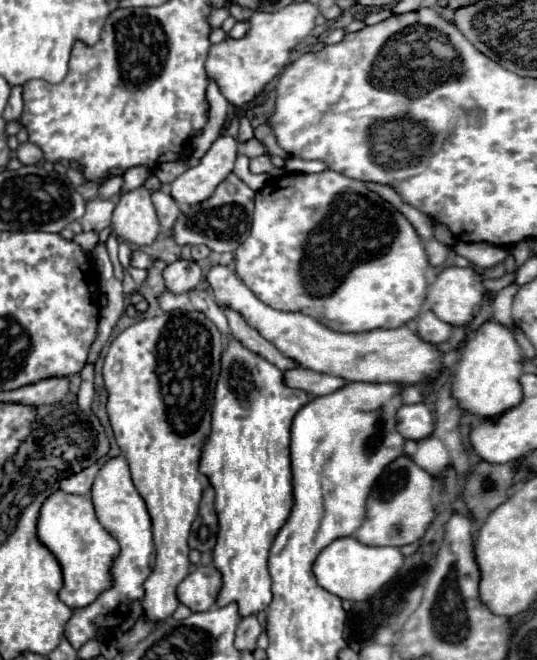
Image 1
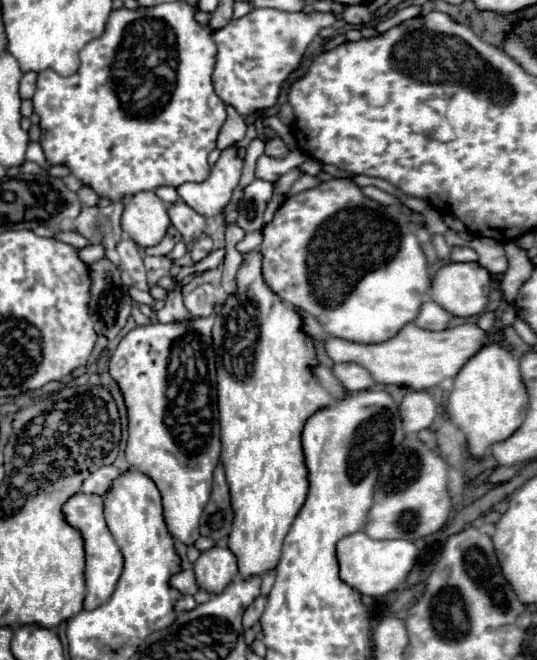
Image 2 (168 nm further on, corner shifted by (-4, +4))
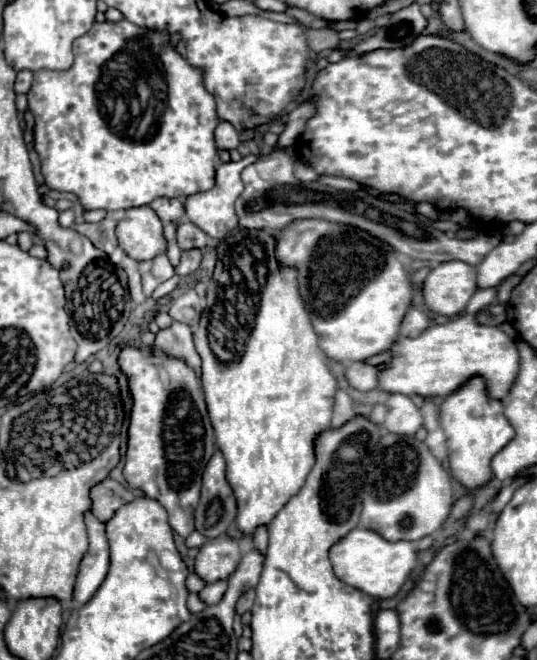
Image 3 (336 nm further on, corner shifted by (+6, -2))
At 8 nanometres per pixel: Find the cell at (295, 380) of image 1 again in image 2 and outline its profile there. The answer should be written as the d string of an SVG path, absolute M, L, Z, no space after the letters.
M344 362L344 364L336 364L334 366L334 374L338 376L338 380L342 382L342 386L350 392L362 392L362 390L370 390L376 382L372 380L370 372L366 368L362 368L360 364L354 362Z

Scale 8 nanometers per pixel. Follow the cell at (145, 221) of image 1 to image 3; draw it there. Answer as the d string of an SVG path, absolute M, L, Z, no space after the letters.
M138 206L124 212L124 218L116 226L116 236L120 248L134 260L152 260L160 250L166 248L166 240L162 238L162 222L150 206Z

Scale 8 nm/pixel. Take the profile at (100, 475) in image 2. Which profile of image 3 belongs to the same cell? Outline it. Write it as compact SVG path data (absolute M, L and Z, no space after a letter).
M104 478L102 482L98 482L98 486L92 486L90 500L92 500L92 514L100 522L108 522L120 506L134 500L134 494L126 490L120 482Z

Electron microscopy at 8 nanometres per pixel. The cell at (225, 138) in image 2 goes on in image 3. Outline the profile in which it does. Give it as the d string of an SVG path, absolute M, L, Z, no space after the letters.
M220 122L216 126L216 146L218 150L234 150L240 144L238 132L234 130L234 126L230 126L230 122Z

